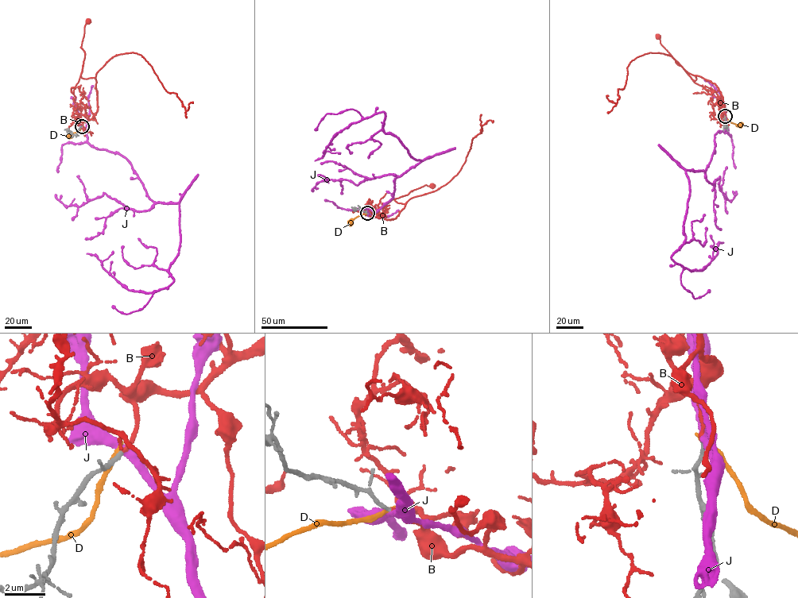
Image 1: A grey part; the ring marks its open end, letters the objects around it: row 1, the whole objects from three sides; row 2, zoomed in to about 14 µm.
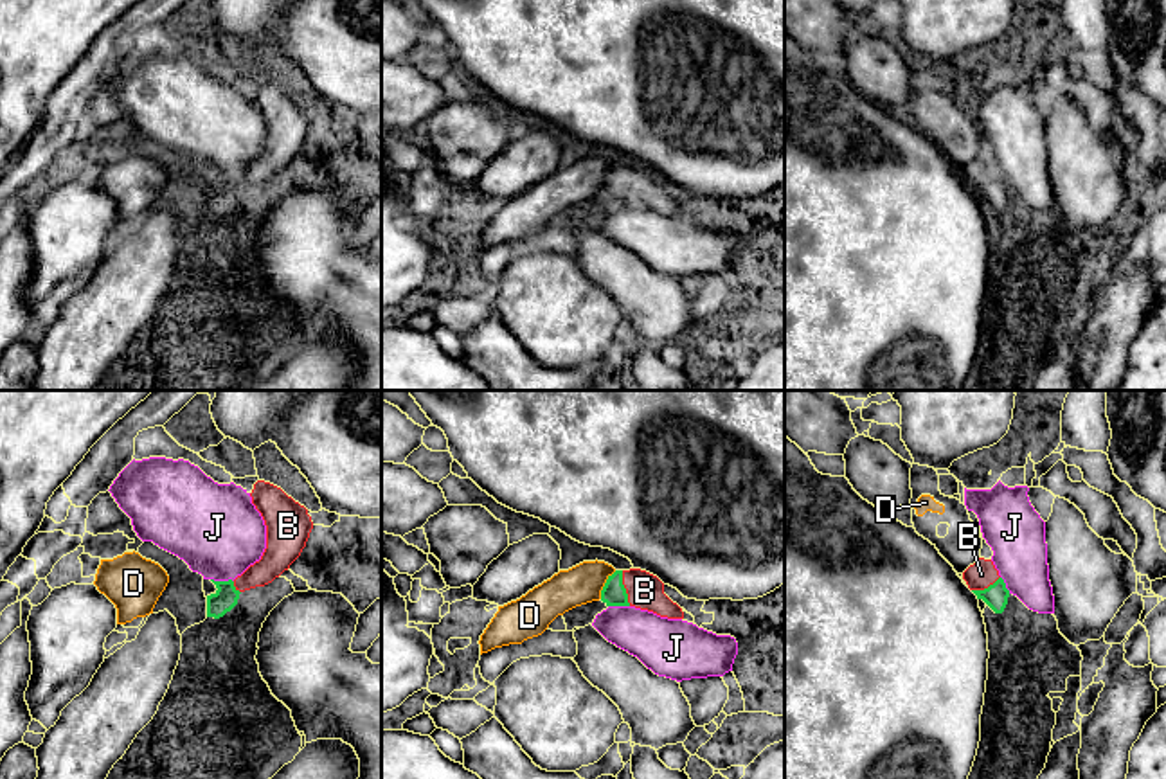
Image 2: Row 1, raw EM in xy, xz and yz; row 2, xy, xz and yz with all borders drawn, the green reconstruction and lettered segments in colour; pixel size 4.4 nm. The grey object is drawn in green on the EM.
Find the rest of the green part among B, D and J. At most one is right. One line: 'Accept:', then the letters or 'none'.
Accept: B

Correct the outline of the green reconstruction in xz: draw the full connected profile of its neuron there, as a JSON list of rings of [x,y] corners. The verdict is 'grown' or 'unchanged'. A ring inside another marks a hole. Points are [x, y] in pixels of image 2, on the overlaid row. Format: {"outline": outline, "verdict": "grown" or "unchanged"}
{"outline": [[[641,569],[615,570],[608,576],[601,601],[606,606],[635,606],[668,619],[684,619],[682,608],[664,594],[664,583]]], "verdict": "grown"}

